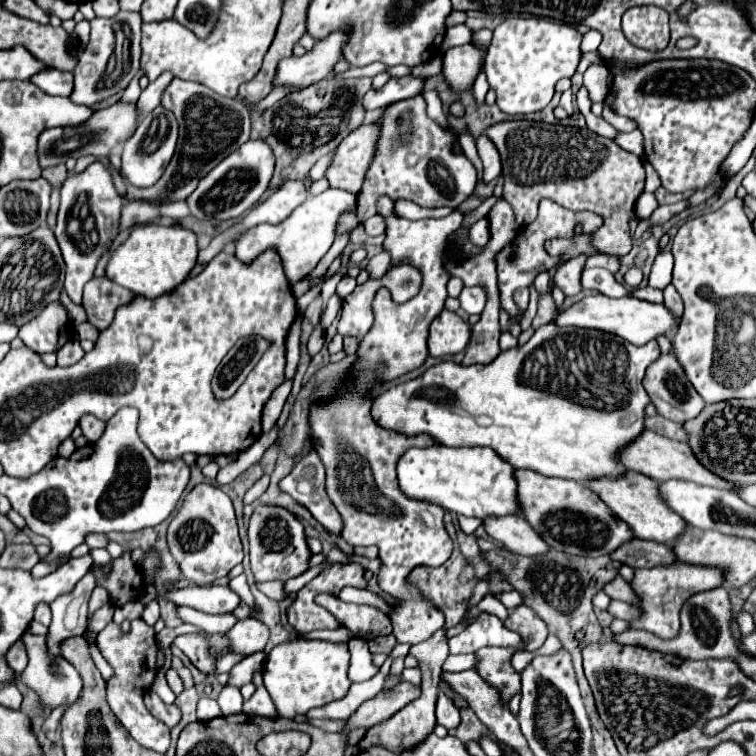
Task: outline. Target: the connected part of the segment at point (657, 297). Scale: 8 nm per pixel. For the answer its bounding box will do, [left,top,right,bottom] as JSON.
[631,287,663,303]

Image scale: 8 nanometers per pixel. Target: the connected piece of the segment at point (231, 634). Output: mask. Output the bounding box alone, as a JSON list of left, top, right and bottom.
[227,617,269,653]

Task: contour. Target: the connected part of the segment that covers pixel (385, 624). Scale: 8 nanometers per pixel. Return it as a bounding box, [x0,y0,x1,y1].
[315,593,391,639]

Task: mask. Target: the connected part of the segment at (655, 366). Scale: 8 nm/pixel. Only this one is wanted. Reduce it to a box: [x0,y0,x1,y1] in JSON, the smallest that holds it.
[643,349,705,423]

